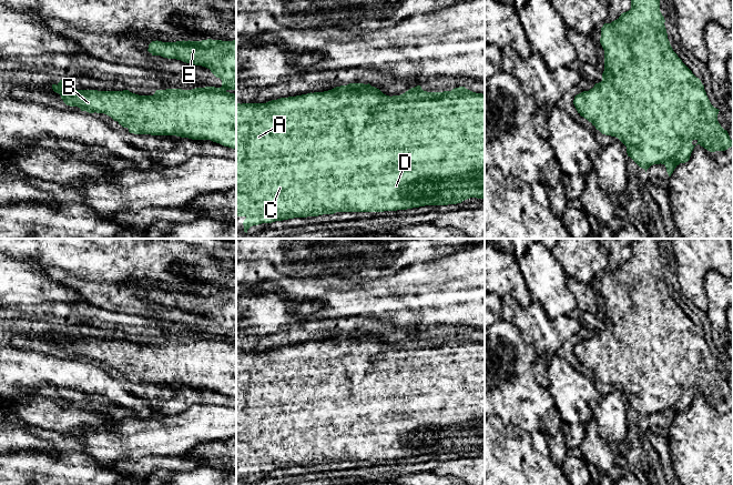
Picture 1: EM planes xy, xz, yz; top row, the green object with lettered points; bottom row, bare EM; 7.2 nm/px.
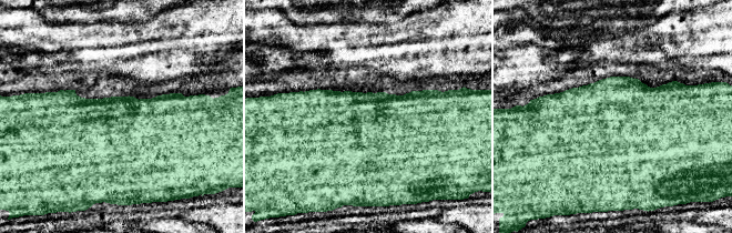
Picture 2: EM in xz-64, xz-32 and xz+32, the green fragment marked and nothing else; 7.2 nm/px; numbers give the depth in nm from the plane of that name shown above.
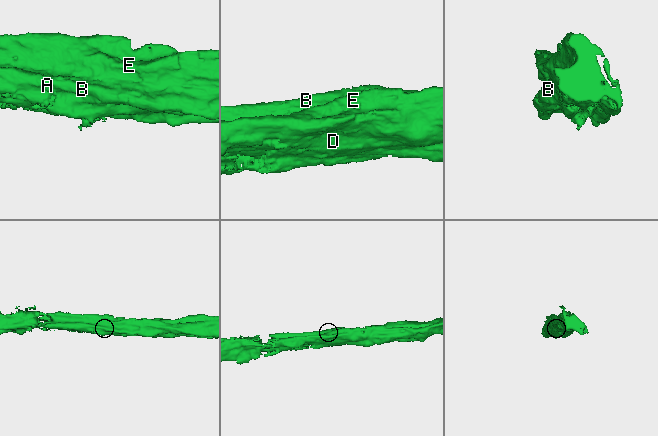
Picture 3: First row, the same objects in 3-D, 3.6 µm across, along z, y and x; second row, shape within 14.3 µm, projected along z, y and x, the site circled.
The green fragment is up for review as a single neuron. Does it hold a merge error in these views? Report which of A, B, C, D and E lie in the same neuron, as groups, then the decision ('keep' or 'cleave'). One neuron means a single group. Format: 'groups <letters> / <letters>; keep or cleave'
groups A B C D E; keep

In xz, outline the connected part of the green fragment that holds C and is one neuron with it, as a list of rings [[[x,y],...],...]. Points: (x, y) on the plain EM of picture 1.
[[[349,332],[324,341],[310,341],[296,345],[281,346],[266,352],[236,352],[236,466],[246,466],[243,471],[244,481],[246,482],[253,474],[294,466],[318,465],[323,463],[334,463],[336,461],[384,461],[407,458],[425,454],[448,454],[461,452],[470,446],[485,447],[485,343],[482,342],[472,341],[465,335],[455,336],[451,340],[427,341],[424,340],[420,334],[417,334],[400,344],[389,345],[384,343],[379,337],[371,335],[369,332]]]

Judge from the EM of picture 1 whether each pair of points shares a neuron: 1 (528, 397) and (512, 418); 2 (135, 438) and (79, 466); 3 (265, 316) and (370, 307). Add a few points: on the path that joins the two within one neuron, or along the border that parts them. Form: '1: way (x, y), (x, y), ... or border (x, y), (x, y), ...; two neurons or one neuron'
1: way (522, 403), (513, 413); one neuron
2: border (81, 451), (95, 461), (111, 465); two neurons
3: border (289, 300), (297, 302), (317, 301), (322, 306); two neurons

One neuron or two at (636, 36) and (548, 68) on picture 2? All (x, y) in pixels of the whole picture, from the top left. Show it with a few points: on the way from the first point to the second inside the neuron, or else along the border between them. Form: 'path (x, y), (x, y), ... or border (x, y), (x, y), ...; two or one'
border (577, 47), (580, 49), (579, 61), (595, 64); two

